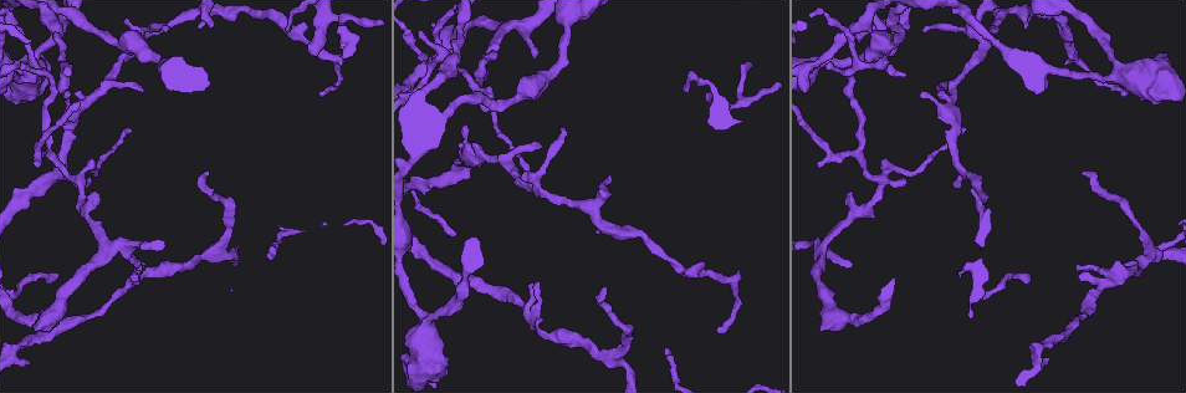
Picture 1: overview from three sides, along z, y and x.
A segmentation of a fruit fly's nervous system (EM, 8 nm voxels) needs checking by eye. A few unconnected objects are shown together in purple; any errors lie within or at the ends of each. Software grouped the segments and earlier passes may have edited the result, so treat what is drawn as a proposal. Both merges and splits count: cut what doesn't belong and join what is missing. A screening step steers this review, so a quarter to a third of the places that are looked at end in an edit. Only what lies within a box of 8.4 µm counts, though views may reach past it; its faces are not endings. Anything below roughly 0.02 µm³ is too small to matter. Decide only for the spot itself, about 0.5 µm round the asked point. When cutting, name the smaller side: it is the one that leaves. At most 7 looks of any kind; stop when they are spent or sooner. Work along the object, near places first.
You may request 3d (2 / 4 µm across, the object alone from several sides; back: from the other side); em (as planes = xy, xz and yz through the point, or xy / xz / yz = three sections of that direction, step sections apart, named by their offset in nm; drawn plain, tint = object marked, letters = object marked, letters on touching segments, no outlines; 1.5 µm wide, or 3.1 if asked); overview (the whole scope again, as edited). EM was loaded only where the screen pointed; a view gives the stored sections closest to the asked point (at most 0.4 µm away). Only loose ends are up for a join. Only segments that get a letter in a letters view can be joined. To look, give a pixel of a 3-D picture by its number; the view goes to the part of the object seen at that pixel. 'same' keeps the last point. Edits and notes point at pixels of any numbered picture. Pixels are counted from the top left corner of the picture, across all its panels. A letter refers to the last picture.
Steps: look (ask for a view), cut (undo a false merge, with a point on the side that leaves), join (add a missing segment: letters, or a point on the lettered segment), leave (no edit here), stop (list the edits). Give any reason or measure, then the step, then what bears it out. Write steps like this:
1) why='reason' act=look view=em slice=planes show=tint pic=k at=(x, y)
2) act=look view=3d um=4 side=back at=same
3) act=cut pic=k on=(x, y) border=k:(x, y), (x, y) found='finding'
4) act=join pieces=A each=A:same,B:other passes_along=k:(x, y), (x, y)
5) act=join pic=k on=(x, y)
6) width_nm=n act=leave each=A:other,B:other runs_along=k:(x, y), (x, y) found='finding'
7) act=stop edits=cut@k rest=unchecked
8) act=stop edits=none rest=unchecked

why='thin end' act=look view=3d um=2 pic=1 at=(97, 195)

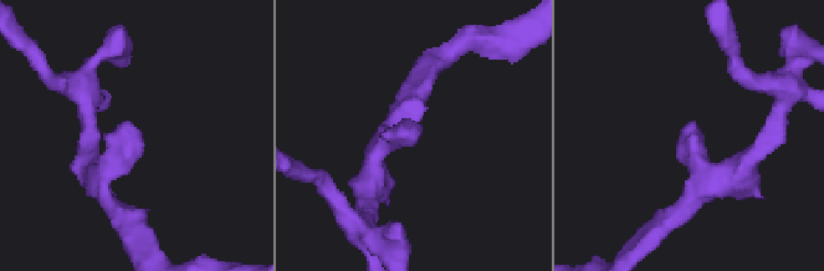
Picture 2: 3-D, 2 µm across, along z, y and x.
act=look view=em slice=planes show=letters pic=2 at=(694, 124)

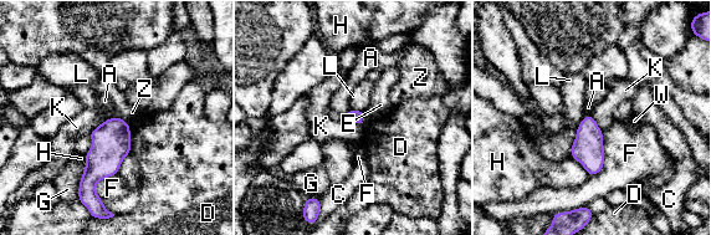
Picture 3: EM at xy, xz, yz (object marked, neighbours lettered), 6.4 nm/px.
act=leave each=A:other,C:other,D:other,E:other,F:other,G:other,H:other,K:other,L:other,W:other,Z:other border=3:(343, 119), (362, 123) found='no lettered segment goes on from it'

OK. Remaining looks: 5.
why='branch stops here' act=look view=3d um=2 pic=1 at=(829, 64)

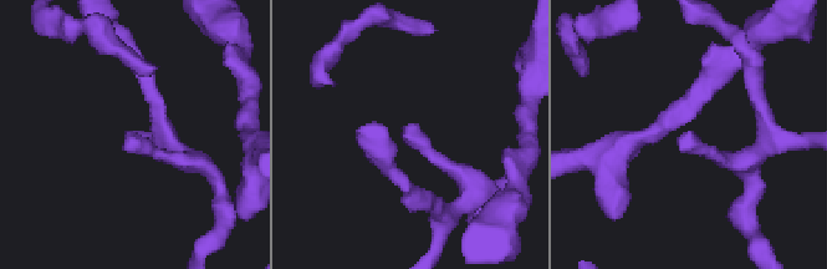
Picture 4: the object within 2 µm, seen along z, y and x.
act=look view=em slice=planes show=tint pic=4 at=(406, 131)

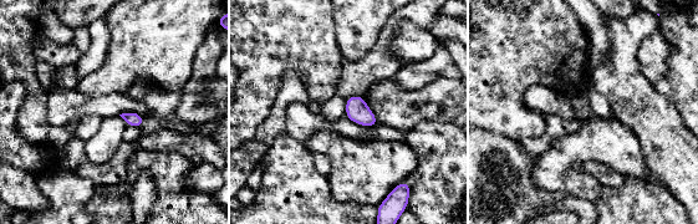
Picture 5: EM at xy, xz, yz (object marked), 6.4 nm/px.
act=look view=em slice=planes show=letters at=same

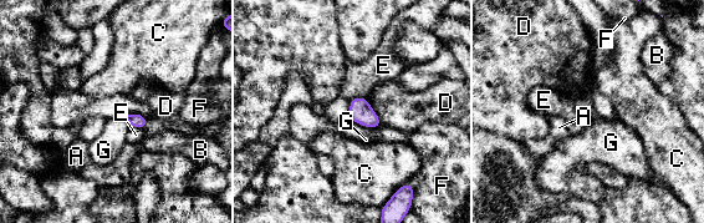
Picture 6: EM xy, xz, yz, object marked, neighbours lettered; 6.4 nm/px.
longest_contact=D:190nm act=leave each=A:other,B:other,C:other,D:other,E:other,F:other,G:other found='none of them fits'

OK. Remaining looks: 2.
why='free end' act=look view=3d um=4 pic=1 at=(138, 267)

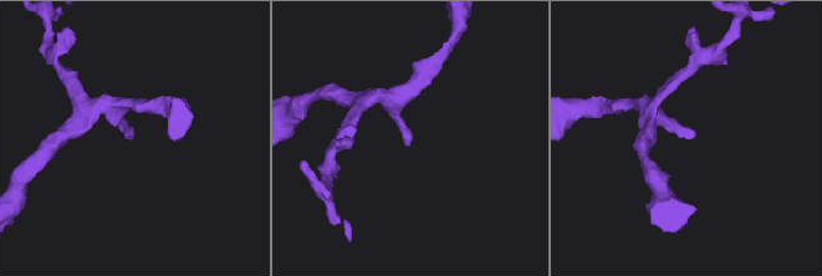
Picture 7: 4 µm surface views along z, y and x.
why='shape alone is not enough' act=look view=em slice=planes show=letters pic=7 at=(132, 137)

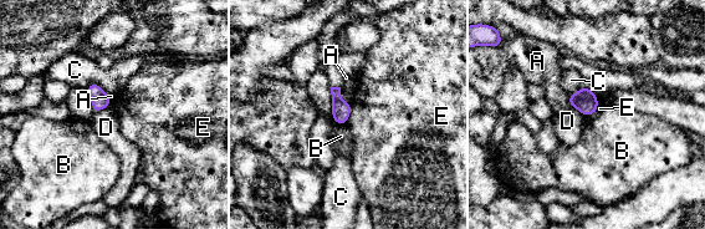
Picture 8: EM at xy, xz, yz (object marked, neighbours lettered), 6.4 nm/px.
act=leave each=A:other,B:other,C:other,D:other,E:other border=8:(597, 96), (597, 110), (583, 117) found='no lettered segment goes on from it'

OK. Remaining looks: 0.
act=stop edits=none rest=unchecked

